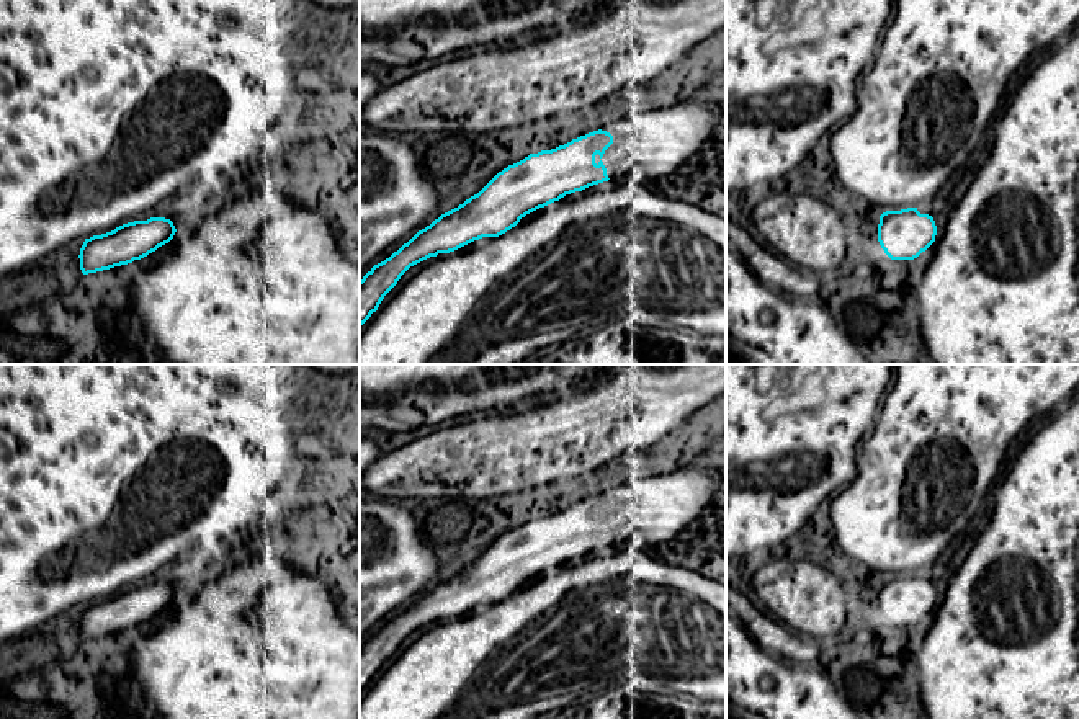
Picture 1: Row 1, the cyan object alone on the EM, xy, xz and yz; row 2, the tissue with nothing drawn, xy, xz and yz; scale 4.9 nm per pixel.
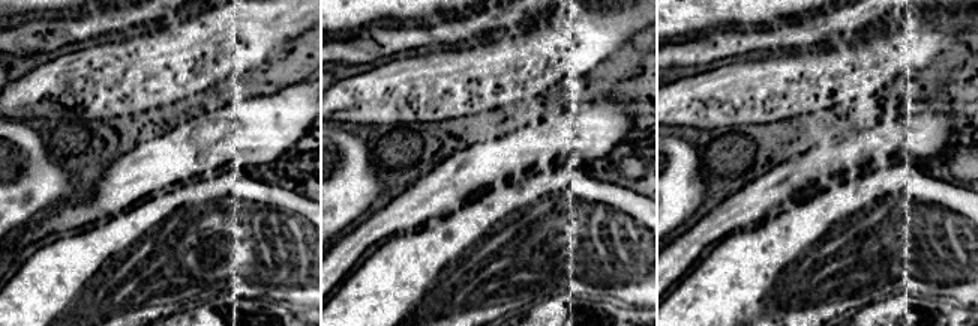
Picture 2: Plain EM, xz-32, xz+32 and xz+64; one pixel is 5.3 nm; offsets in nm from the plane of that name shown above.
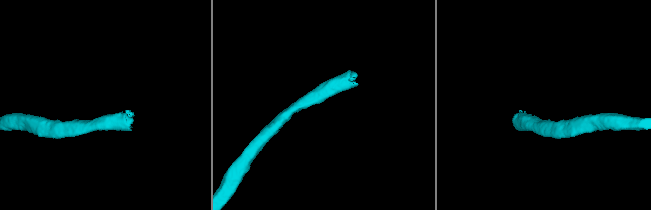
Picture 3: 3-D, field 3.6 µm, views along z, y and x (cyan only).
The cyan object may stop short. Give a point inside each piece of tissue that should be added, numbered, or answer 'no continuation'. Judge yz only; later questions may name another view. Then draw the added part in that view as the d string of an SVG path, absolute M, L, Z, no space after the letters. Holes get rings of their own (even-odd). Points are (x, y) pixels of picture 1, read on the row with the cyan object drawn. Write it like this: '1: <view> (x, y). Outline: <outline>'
no continuation

